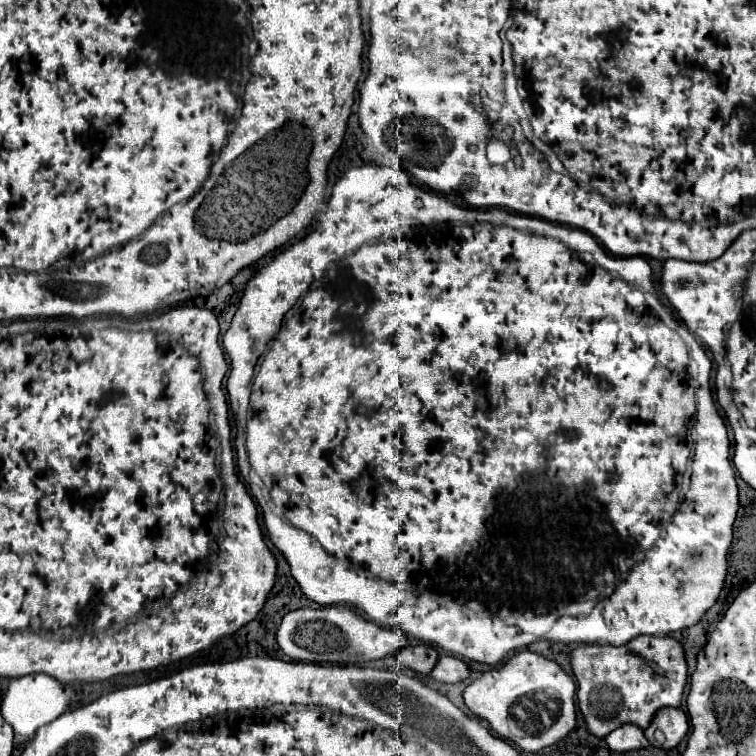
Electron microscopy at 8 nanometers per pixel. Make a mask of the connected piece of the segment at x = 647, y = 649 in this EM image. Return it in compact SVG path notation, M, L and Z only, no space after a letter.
M670 634L641 635L621 647L581 645L571 653L571 667L579 683L577 699L587 723L587 731L593 733L595 737L605 737L625 723L635 723L641 729L645 729L651 723L657 709L681 705L683 687L687 683L687 663L683 657L683 647Z

